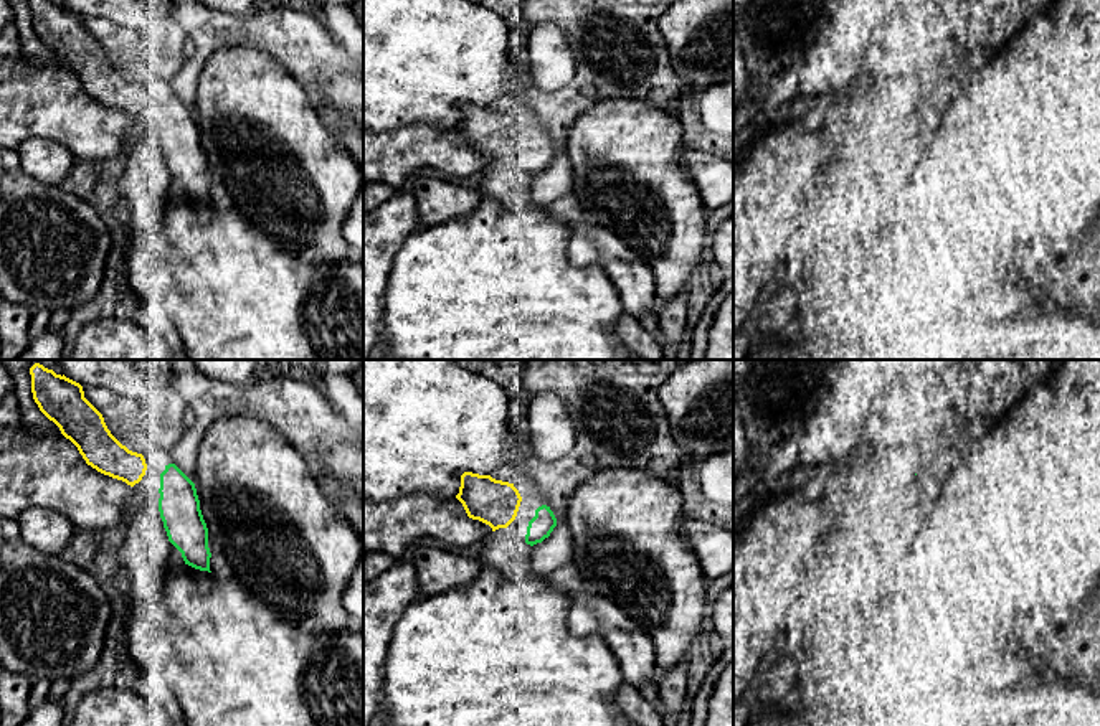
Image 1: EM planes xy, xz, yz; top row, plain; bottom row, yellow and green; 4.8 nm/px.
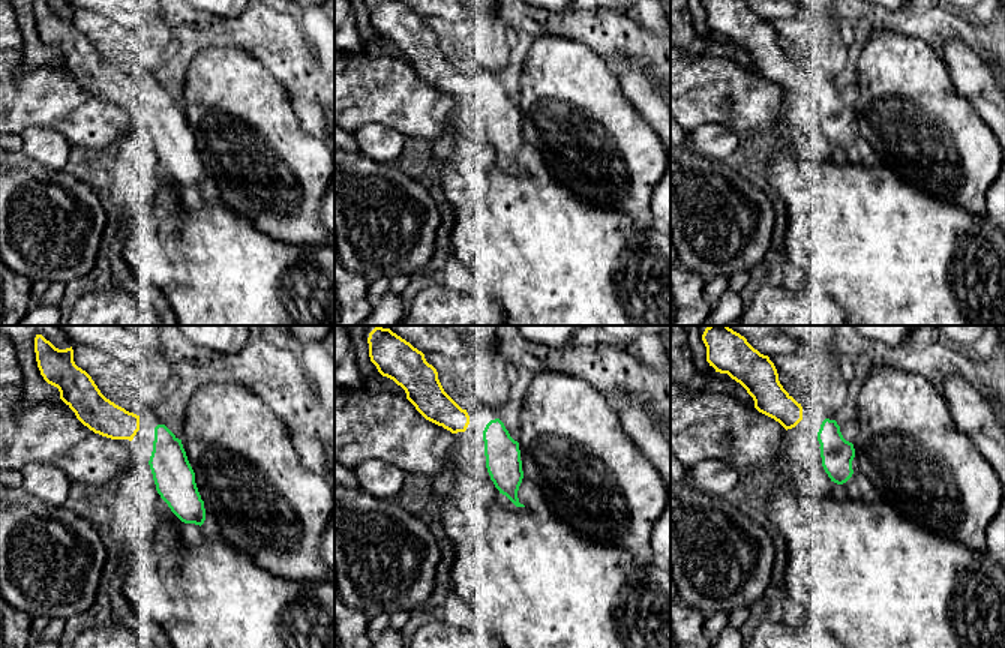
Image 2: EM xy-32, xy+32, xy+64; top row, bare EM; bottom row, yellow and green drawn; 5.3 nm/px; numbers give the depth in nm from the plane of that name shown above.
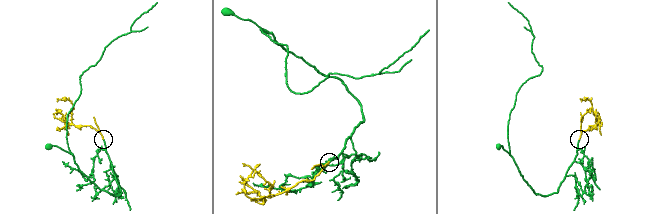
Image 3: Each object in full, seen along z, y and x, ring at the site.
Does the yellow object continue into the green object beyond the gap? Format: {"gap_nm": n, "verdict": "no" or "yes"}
{"gap_nm": 70, "verdict": "yes"}

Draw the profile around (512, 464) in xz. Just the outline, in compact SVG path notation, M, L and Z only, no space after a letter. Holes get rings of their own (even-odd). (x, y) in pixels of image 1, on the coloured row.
M517 429L505 450L502 464L491 474L495 480L510 480L525 469L524 452L520 449L522 429Z

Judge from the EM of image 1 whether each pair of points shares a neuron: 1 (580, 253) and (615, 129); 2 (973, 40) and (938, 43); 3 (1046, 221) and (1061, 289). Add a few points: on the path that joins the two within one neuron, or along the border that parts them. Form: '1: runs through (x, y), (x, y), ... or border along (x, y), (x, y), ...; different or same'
1: border along (572, 193), (588, 223), (606, 228), (623, 241); different
2: border along (952, 25), (952, 35), (968, 53); different
3: border along (1082, 233), (1072, 240), (1018, 240), (1014, 243); different

